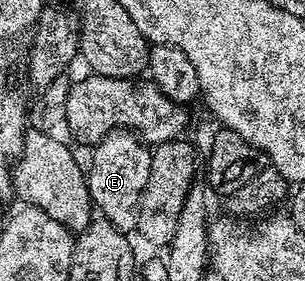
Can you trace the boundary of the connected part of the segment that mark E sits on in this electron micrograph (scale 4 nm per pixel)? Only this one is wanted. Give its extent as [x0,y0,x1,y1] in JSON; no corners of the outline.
[86,128,152,232]

